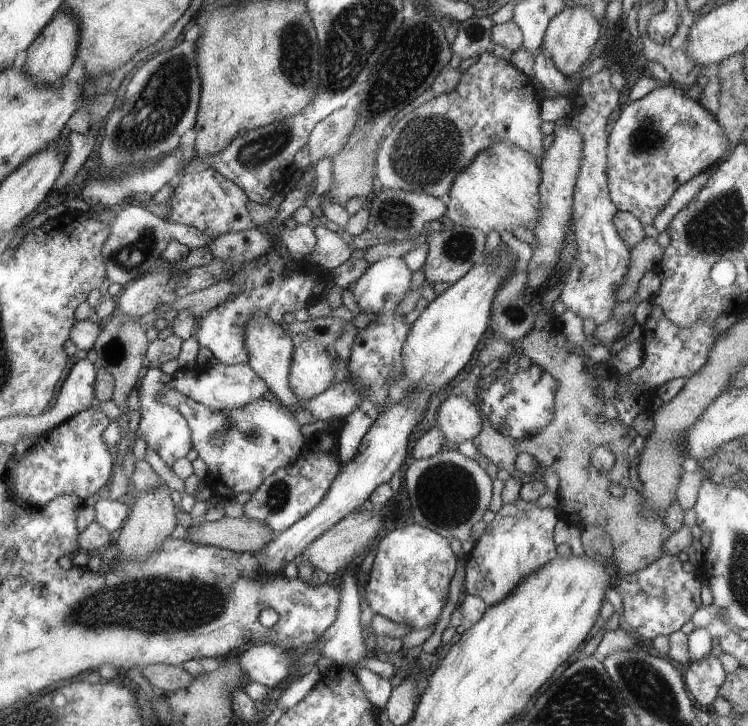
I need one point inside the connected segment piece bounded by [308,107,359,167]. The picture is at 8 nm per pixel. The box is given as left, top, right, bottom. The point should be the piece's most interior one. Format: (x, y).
(329, 136)

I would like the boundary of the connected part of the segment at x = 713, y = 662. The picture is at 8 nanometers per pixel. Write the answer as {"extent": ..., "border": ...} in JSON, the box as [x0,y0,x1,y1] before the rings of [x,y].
{"extent":[683,653,726,709],"border":[[[711,653],[688,665],[683,679],[696,707],[711,709],[726,675],[720,659]]]}

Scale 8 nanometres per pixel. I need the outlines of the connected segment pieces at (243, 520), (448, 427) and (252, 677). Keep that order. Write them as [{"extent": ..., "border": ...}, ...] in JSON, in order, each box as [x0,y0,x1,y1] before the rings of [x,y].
[{"extent":[188,517,277,556],"border":[[[246,517],[205,520],[199,525],[188,528],[188,540],[255,556],[277,535],[267,524]]]},{"extent":[436,394,482,444],"border":[[[449,394],[436,413],[438,428],[452,444],[473,440],[482,430],[482,416],[467,398]]]},{"extent":[238,643,290,688],"border":[[[263,643],[245,647],[239,653],[238,664],[247,681],[273,688],[286,678],[290,660],[281,647]]]}]

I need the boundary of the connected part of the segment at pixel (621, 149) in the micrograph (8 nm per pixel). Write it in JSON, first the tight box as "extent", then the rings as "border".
{"extent":[606,83,731,225],"border":[[[661,83],[644,97],[623,108],[611,132],[606,170],[610,198],[619,211],[632,213],[643,225],[653,224],[654,217],[668,204],[678,186],[700,172],[718,166],[729,157],[731,144],[715,119],[714,110],[701,107],[699,102],[684,94],[684,90],[679,86]]]}

